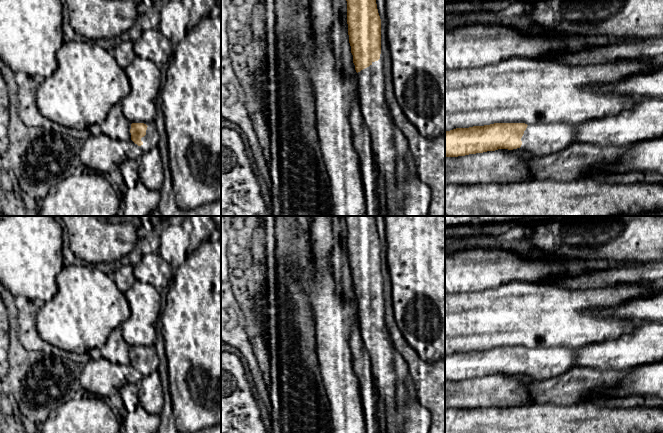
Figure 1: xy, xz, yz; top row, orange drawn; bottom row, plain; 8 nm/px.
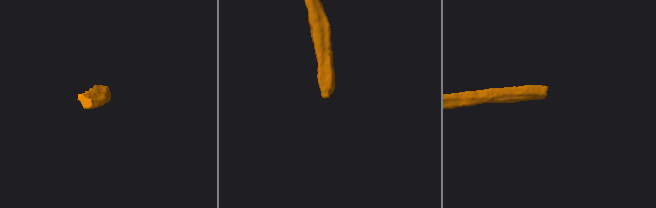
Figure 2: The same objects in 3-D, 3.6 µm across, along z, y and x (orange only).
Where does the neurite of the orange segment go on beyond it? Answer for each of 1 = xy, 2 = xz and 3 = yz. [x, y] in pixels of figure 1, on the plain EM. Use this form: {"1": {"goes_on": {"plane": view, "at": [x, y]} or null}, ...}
{"1": {"goes_on": {"plane": "xy", "at": [150, 363]}}, "2": {"goes_on": {"plane": "xz", "at": [388, 367]}}, "3": {"goes_on": {"plane": "yz", "at": [541, 363]}}}

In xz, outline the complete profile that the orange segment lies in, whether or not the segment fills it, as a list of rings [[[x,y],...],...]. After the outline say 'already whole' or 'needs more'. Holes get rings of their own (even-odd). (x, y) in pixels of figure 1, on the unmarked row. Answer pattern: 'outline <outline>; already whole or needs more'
outline [[[344,216],[344,219],[347,225],[349,267],[359,302],[357,316],[361,338],[371,358],[373,382],[384,403],[387,433],[402,433],[404,419],[396,402],[397,385],[403,382],[411,398],[417,396],[417,393],[407,363],[396,351],[385,325],[382,291],[372,288],[380,283],[381,278],[381,243],[377,233],[376,219],[375,216]]]; needs more

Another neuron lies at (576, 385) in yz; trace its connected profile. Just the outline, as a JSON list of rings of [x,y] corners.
[[[575,367],[546,380],[530,380],[528,393],[533,403],[557,406],[577,405],[590,396],[604,397],[605,390],[614,387],[626,370],[598,370]]]

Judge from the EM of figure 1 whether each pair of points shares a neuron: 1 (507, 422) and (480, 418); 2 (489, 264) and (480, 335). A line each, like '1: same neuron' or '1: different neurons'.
1: same neuron
2: different neurons

